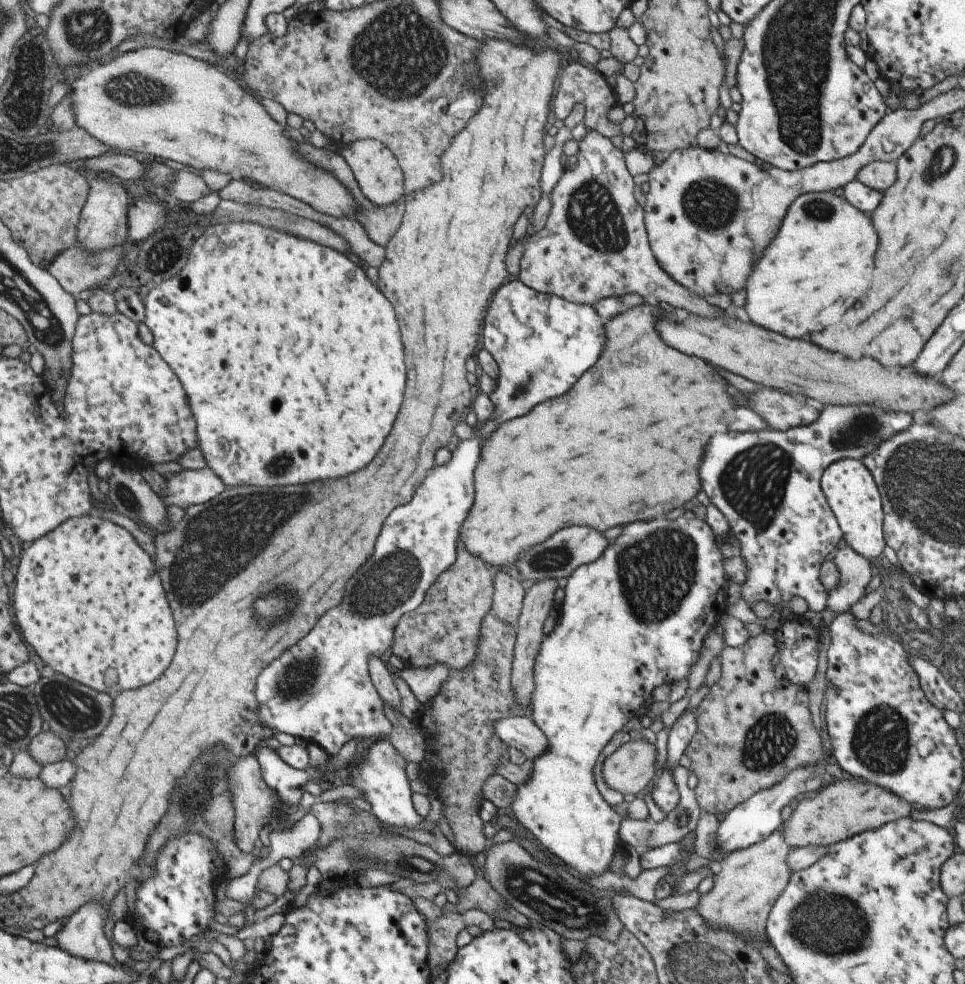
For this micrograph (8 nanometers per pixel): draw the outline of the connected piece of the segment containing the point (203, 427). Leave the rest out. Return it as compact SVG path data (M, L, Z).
M250 221L208 225L204 234L194 242L188 262L184 262L180 275L158 283L144 297L144 324L154 336L153 347L182 382L196 421L198 449L202 452L208 468L221 478L226 487L287 487L326 478L336 480L354 474L366 468L378 454L386 436L392 430L392 422L402 404L406 366L392 304L378 292L366 272L346 254L313 240L298 237L300 236Z

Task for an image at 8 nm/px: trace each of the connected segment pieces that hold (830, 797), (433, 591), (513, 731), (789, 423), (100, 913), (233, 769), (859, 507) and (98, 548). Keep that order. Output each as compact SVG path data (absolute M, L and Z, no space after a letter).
M857 778L833 779L824 784L816 796L800 800L794 806L792 816L780 827L784 830L786 844L794 849L806 846L827 847L861 832L878 830L900 818L908 818L914 810L910 802L902 800L890 790L884 790L882 786L860 782Z
M459 540L454 566L436 578L424 602L416 610L401 615L396 625L392 652L404 662L404 667L446 664L449 670L468 668L478 652L482 620L491 612L493 579L494 571L482 558L470 554Z
M526 716L500 718L494 722L494 730L506 746L516 747L527 759L534 760L548 750L546 734Z
M758 386L752 394L746 394L748 408L762 416L770 428L774 430L788 430L794 426L810 426L818 420L818 410L810 404L798 402L792 396Z
M90 902L70 916L70 920L55 935L56 948L68 952L74 958L100 961L116 966L109 940L104 935L104 924L110 916L109 906Z
M254 754L235 760L234 766L230 766L226 778L228 778L228 792L232 796L232 806L236 810L235 843L242 852L248 853L256 848L255 842L259 839L260 830L274 821L276 806L280 800L278 800L278 794L270 790L270 786L264 782L259 762Z
M856 459L833 462L821 476L821 487L847 545L868 560L880 556L887 545L883 533L884 511L877 484L864 463Z
M98 513L78 518L70 518L57 526L52 532L45 534L34 541L34 544L21 554L18 572L14 581L14 596L12 596L12 606L14 606L15 626L21 631L22 638L26 644L44 660L44 664L50 666L55 673L63 674L66 678L77 683L88 686L98 692L106 692L112 698L116 698L120 692L130 690L130 688L140 688L150 682L154 682L172 662L174 650L176 650L176 624L172 618L172 608L166 600L166 592L159 577L158 570L154 566L154 560L138 544L130 532L108 519L102 518Z

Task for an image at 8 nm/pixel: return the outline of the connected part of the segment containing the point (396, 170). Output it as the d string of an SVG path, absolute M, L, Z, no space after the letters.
M376 139L354 141L341 154L348 162L362 194L376 206L388 206L404 196L404 177L392 151Z

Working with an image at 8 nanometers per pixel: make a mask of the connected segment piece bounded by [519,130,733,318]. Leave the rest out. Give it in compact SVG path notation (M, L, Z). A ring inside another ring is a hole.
M588 130L585 137L581 141L578 141L578 148L579 150L576 153L578 161L574 166L570 167L570 169L563 171L563 175L560 177L560 180L558 180L557 185L551 192L551 209L549 210L546 224L544 224L544 226L540 229L540 232L536 232L536 234L531 233L530 238L528 238L528 242L526 242L526 246L524 246L524 254L522 254L522 258L520 259L519 281L538 292L554 294L570 302L589 304L590 306L593 306L596 302L605 298L612 298L612 296L614 296L614 298L618 298L625 294L634 293L646 300L653 301L670 308L677 308L686 313L690 312L690 314L695 314L704 318L718 318L718 316L726 316L728 313L733 315L732 311L726 312L722 310L722 308L716 308L716 306L712 306L706 298L698 296L698 294L694 294L694 291L688 290L687 288L684 288L684 286L680 286L678 282L674 282L674 280L672 280L672 278L670 278L670 276L662 270L662 267L658 264L658 262L656 262L656 258L654 258L654 253L650 248L647 237L644 220L645 214L643 208L638 205L638 202L634 197L635 184L633 176L630 175L630 171L627 169L625 155L622 150L615 147L609 138L602 136L602 134L600 134L600 132L596 132L596 130Z

